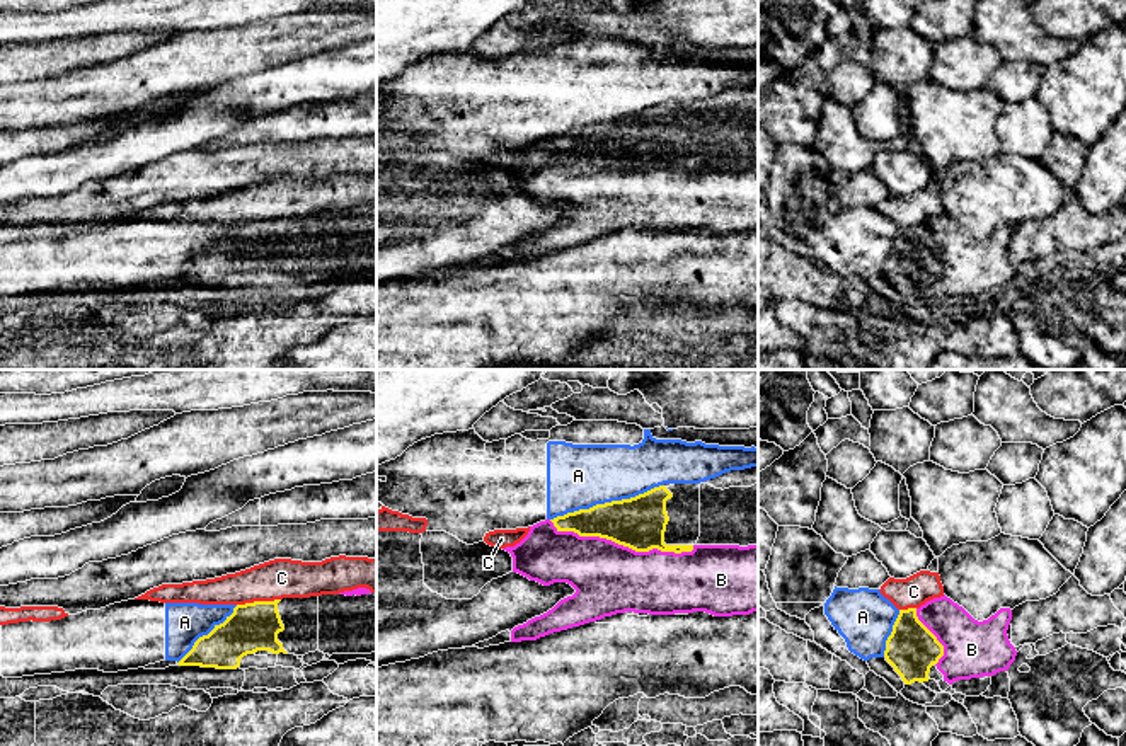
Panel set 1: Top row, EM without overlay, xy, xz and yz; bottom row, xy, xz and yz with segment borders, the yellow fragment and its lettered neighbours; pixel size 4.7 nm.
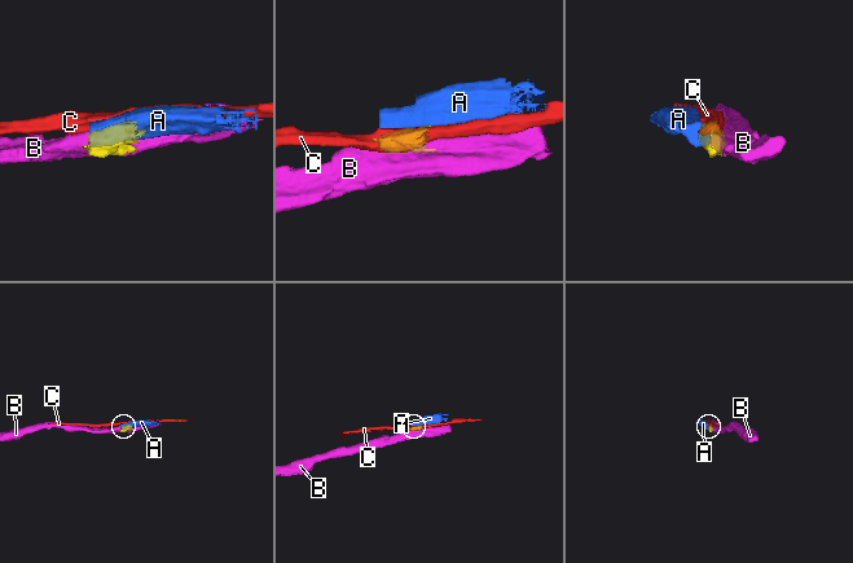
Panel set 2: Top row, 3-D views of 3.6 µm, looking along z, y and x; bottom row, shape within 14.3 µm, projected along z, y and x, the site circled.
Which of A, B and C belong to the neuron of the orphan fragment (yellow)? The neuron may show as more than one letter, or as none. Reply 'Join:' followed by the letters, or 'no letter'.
Join: B

